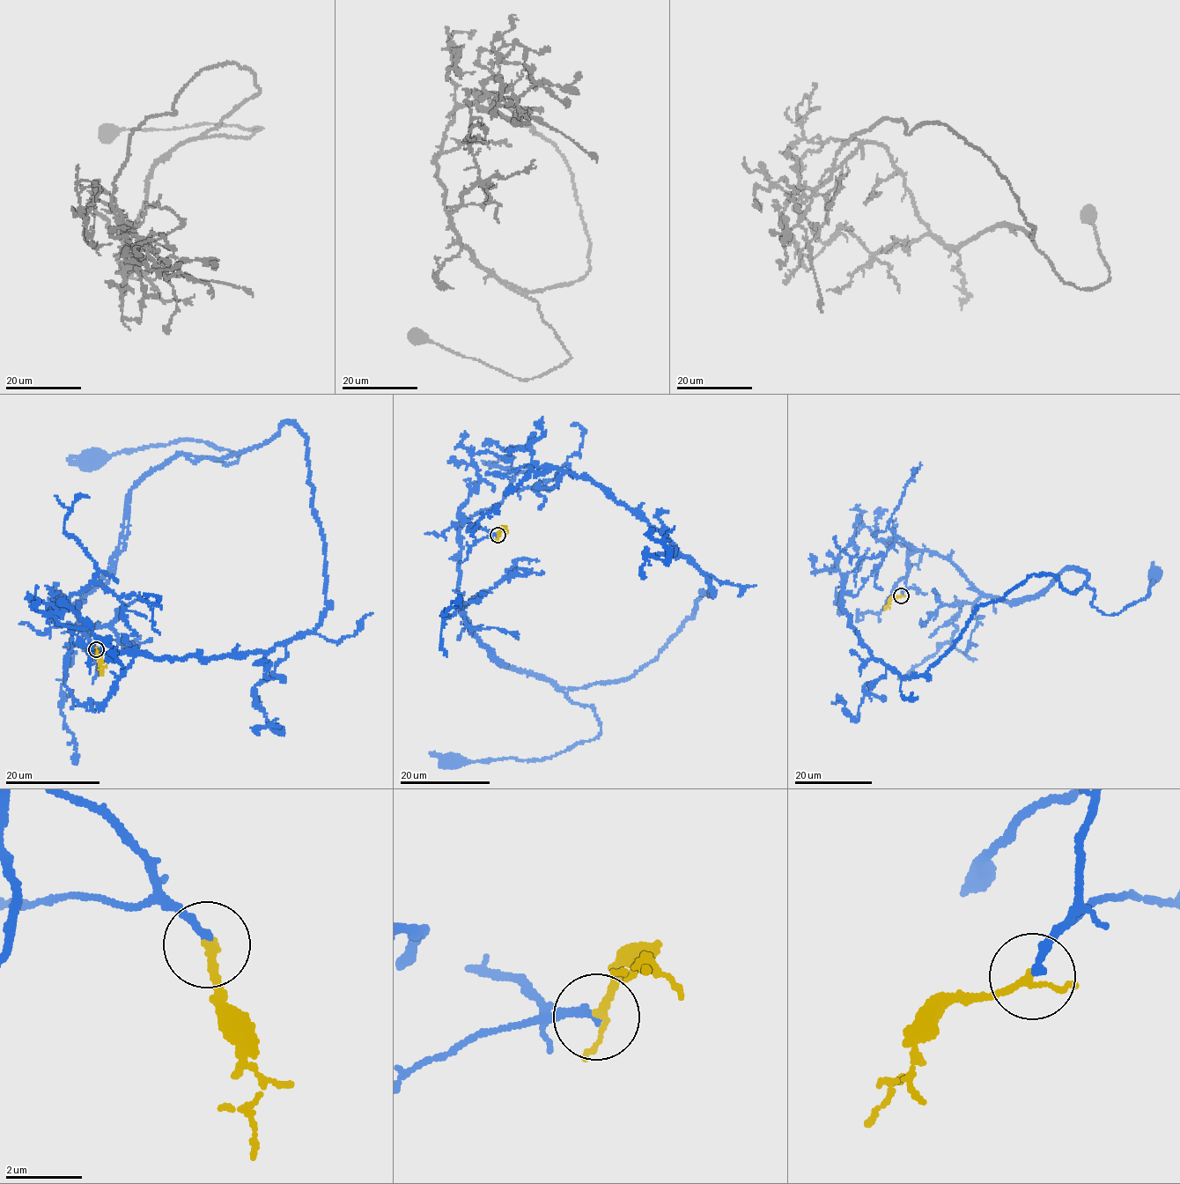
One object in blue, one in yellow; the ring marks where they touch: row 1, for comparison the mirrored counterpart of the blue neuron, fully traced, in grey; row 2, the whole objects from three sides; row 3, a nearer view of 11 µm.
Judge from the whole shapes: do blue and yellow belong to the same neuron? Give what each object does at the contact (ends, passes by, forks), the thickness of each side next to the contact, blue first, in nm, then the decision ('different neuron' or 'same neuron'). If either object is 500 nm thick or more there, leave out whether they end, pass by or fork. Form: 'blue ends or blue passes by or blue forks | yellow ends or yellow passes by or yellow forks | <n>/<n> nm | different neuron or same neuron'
blue ends | yellow passes by | 220/140 nm | same neuron

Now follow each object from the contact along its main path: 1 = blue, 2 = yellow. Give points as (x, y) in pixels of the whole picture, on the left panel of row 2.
1: (96, 648), (51, 605), (110, 568), (126, 498), (181, 453), (239, 455), (201, 440), (91, 458)
2: (96, 650), (103, 666), (102, 676)

